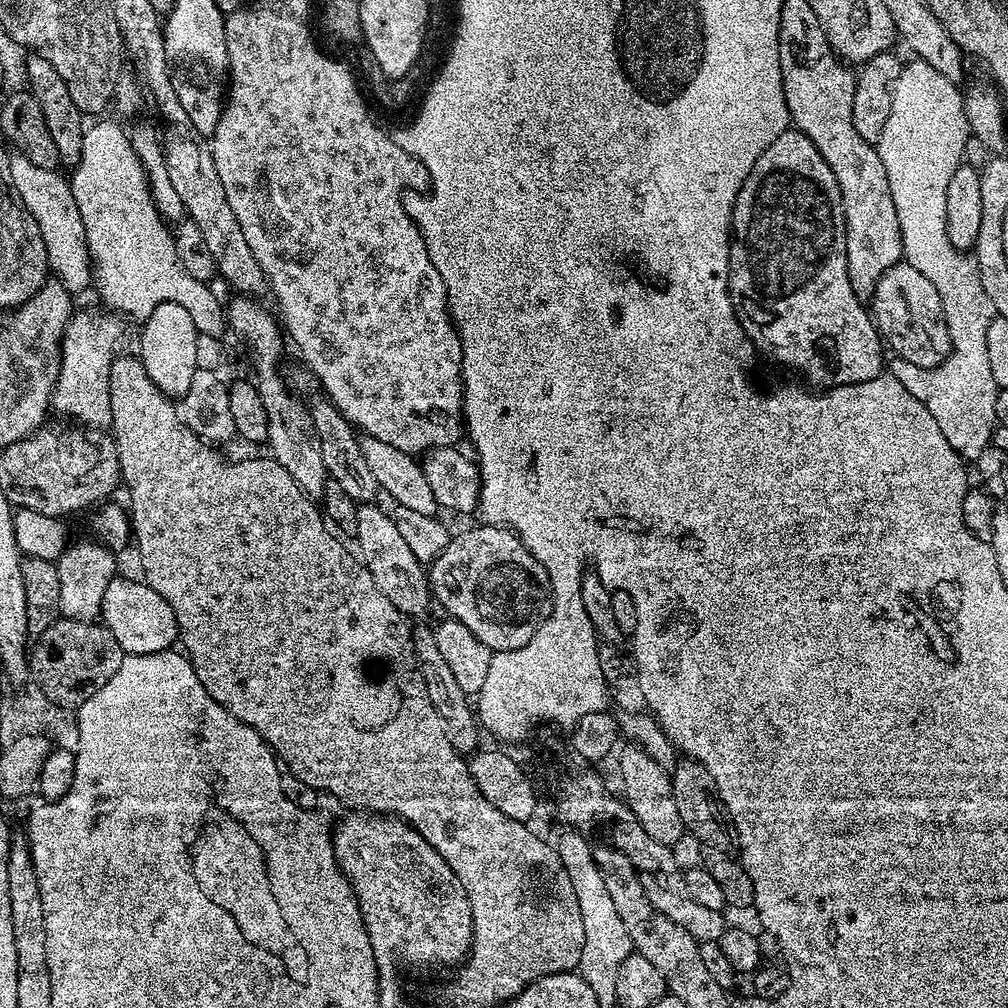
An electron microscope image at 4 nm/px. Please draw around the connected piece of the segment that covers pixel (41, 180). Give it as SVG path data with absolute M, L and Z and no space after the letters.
M19 154L12 156L10 162L10 179L14 182L14 190L18 190L18 198L22 198L22 206L30 210L30 218L42 233L42 242L46 242L46 258L49 273L66 290L79 294L93 287L92 268L86 242L86 226L82 226L82 213L78 211L78 202L74 202L71 183L60 177L59 171L42 170L42 166L34 166Z

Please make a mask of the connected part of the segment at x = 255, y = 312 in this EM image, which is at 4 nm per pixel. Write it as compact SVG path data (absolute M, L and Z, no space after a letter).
M236 294L231 297L232 301L226 304L226 324L242 343L248 347L248 352L252 355L252 364L256 367L256 377L254 383L258 394L262 398L262 406L266 406L266 418L268 419L268 438L266 441L267 451L270 453L271 459L278 462L278 466L282 466L282 470L286 470L286 474L290 474L290 478L294 478L294 482L298 482L300 489L307 494L313 502L320 502L324 499L324 487L330 479L326 470L326 462L322 462L322 446L318 446L318 434L314 430L314 422L312 421L312 413L307 407L304 408L295 400L294 397L288 396L288 388L284 385L284 380L280 377L280 372L276 367L280 364L280 355L284 352L284 344L286 345L286 336L282 331L282 324L275 315L272 316L259 303L259 299Z

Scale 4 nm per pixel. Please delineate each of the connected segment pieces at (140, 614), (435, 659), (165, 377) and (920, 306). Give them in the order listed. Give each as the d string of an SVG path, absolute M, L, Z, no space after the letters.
M117 576L103 585L100 594L99 619L118 638L118 646L129 656L167 652L177 643L176 619L170 602L145 584L143 579L130 580Z
M424 622L417 624L420 625L412 628L412 645L416 655L416 667L420 669L426 686L426 694L430 694L430 702L434 710L438 710L438 718L443 722L454 750L461 754L471 754L477 751L479 744L476 743L479 742L480 736L482 737L482 729L474 711L473 701L469 693L464 692L462 686L458 686L450 666L442 659L442 654L438 651L435 631L431 627L427 628Z
M162 302L150 314L147 320L143 321L139 329L141 338L141 350L138 358L146 366L146 374L169 398L179 398L190 390L190 378L194 378L195 362L195 340L197 338L196 327L190 319L189 312L178 302Z
M907 262L890 266L878 278L870 301L870 315L881 341L893 348L892 352L906 362L922 369L939 366L951 354L950 333L944 321L942 302L934 282Z

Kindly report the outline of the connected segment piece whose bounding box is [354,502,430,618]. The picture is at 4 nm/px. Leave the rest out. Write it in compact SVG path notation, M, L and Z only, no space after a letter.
M361 503L356 510L358 514L358 530L354 542L358 544L358 556L361 563L374 578L378 590L390 598L392 605L403 616L409 618L424 618L430 604L430 585L425 567L411 553L410 546L404 541L398 531L395 519L388 515L375 503Z

